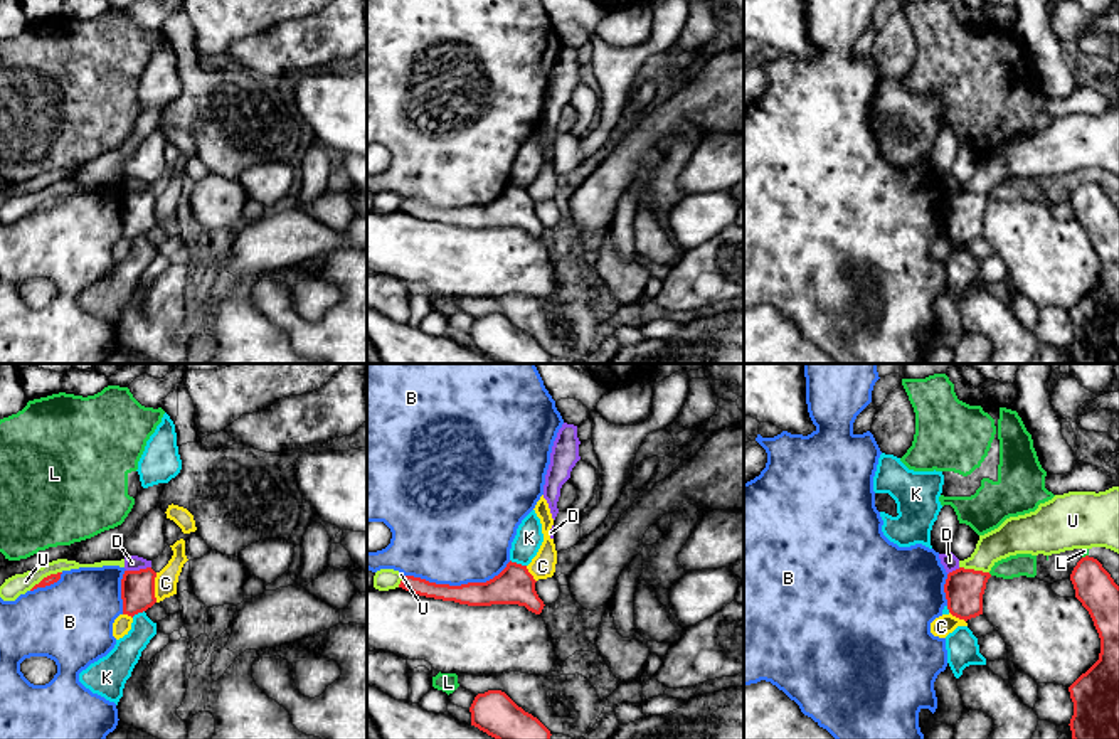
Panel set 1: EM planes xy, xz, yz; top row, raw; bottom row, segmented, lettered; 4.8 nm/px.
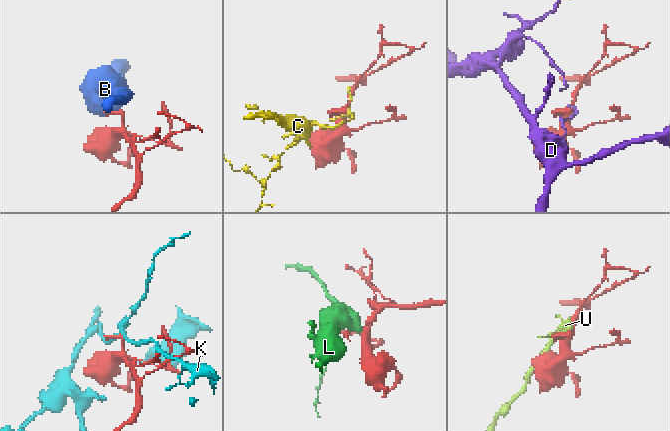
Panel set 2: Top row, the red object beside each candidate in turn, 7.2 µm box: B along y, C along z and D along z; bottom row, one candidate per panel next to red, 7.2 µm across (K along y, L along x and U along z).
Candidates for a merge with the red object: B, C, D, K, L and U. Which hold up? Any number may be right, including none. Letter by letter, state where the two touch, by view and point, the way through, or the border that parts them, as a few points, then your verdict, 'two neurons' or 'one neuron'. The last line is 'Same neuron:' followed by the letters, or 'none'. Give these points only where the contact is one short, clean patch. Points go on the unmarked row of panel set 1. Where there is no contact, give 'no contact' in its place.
B: meets red in xz at (456, 209); two neurons
C: meets red in xy at (153, 211); two neurons
D: meets red in xy at (140, 192); border along xy (150, 189), (127, 194); two neurons
K: meets red in xz at (519, 187); two neurons
L: meets red in yz at (1086, 179); two neurons
U: meets red in xy at (44, 201); two neurons
Same neuron: none

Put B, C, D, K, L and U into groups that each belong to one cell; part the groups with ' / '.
B / C / D / K / L / U

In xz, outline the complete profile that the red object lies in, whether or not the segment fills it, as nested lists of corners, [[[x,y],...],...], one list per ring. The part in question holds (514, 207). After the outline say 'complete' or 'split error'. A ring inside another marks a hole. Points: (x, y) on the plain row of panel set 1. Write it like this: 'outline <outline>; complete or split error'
outline [[[508,185],[506,190],[486,205],[461,209],[436,207],[421,200],[404,199],[399,210],[419,219],[454,224],[468,229],[518,227],[540,237],[544,224],[535,214],[535,202],[527,189]]]; complete

